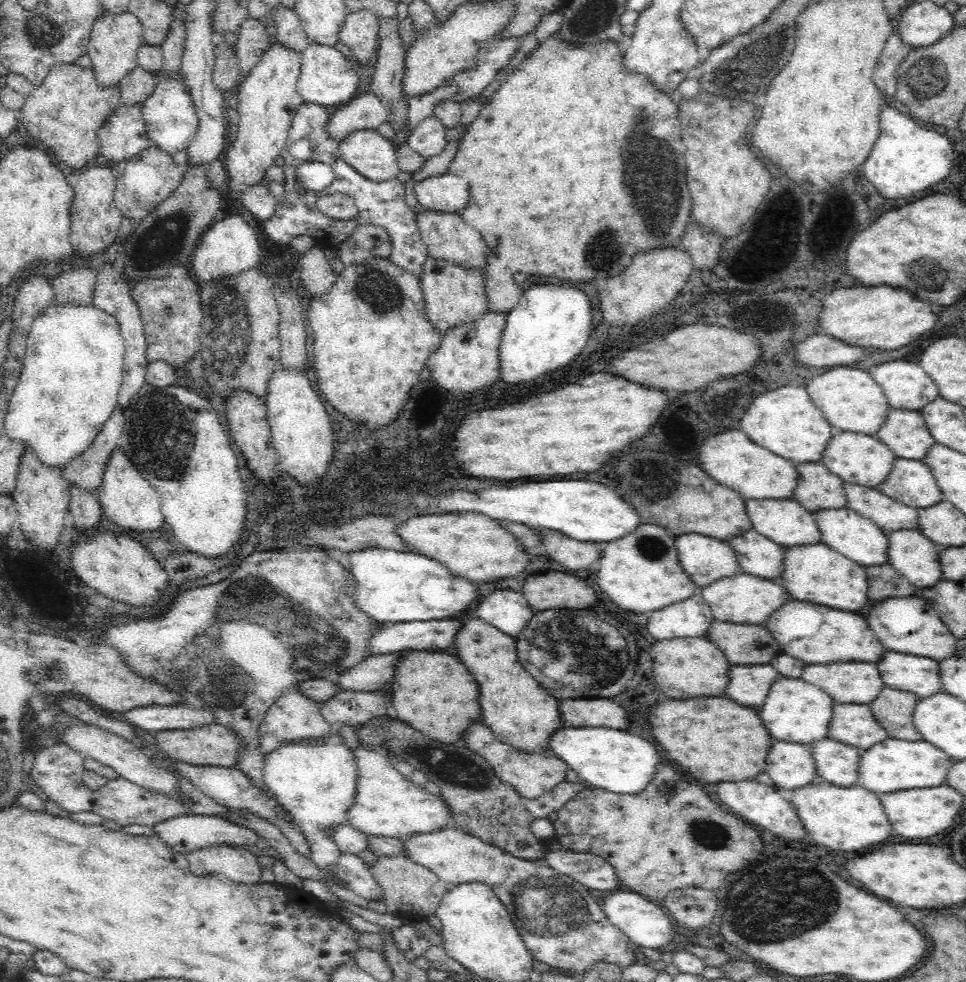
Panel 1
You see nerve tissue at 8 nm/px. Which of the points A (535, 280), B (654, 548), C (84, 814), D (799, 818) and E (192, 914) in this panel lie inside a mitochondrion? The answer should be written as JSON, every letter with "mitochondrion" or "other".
{"A":"other","B":"mitochondrion","C":"other","D":"other","E":"other"}

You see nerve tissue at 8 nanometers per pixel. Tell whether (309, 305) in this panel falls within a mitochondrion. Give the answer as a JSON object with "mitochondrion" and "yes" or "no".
{"mitochondrion":"no"}

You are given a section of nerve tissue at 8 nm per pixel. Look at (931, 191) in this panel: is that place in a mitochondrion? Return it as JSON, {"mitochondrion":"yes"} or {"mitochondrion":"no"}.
{"mitochondrion":"no"}

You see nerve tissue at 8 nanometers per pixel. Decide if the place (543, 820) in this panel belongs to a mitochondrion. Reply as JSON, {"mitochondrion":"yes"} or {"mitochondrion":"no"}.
{"mitochondrion":"no"}

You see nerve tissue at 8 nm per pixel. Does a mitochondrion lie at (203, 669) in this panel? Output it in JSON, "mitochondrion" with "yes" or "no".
{"mitochondrion":"yes"}

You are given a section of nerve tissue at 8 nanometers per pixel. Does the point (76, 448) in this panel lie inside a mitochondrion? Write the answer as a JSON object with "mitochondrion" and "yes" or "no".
{"mitochondrion":"no"}

